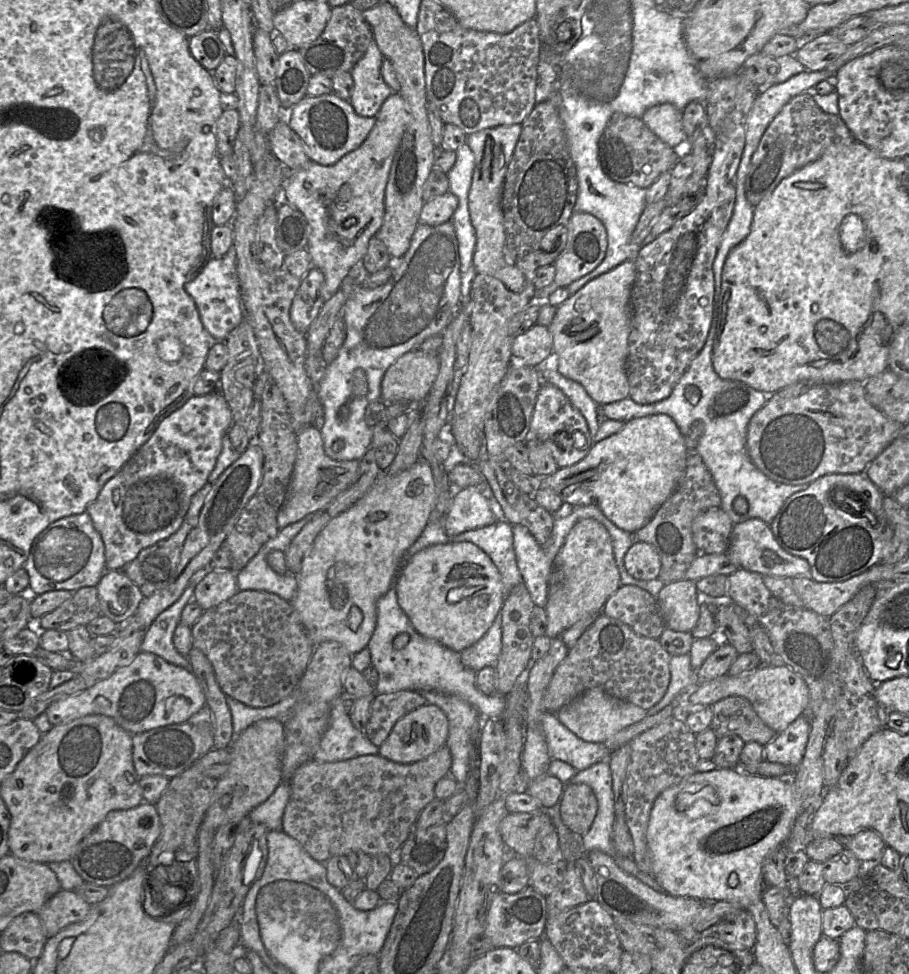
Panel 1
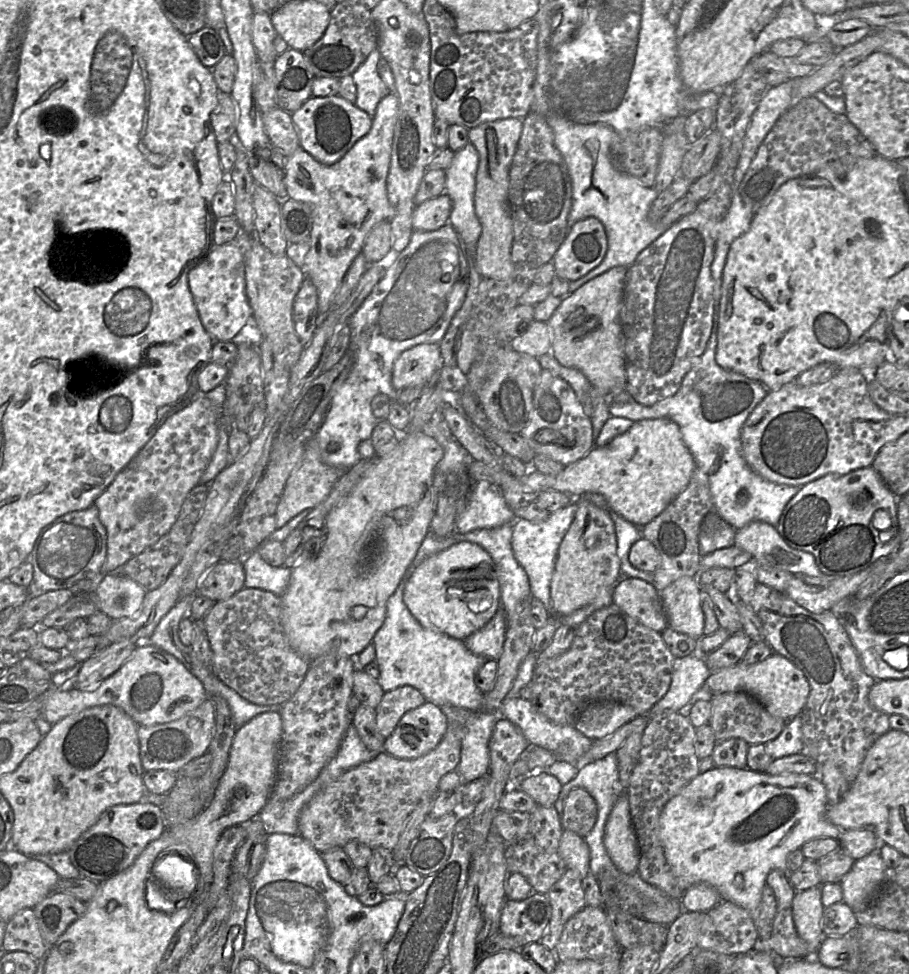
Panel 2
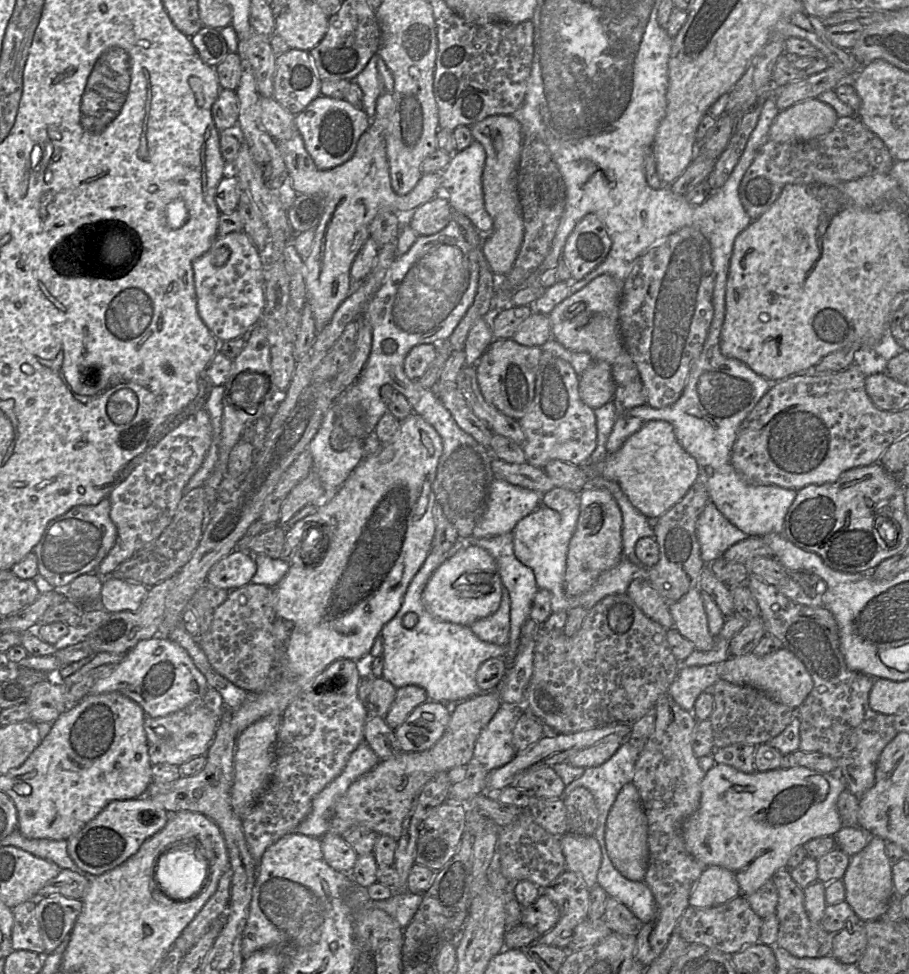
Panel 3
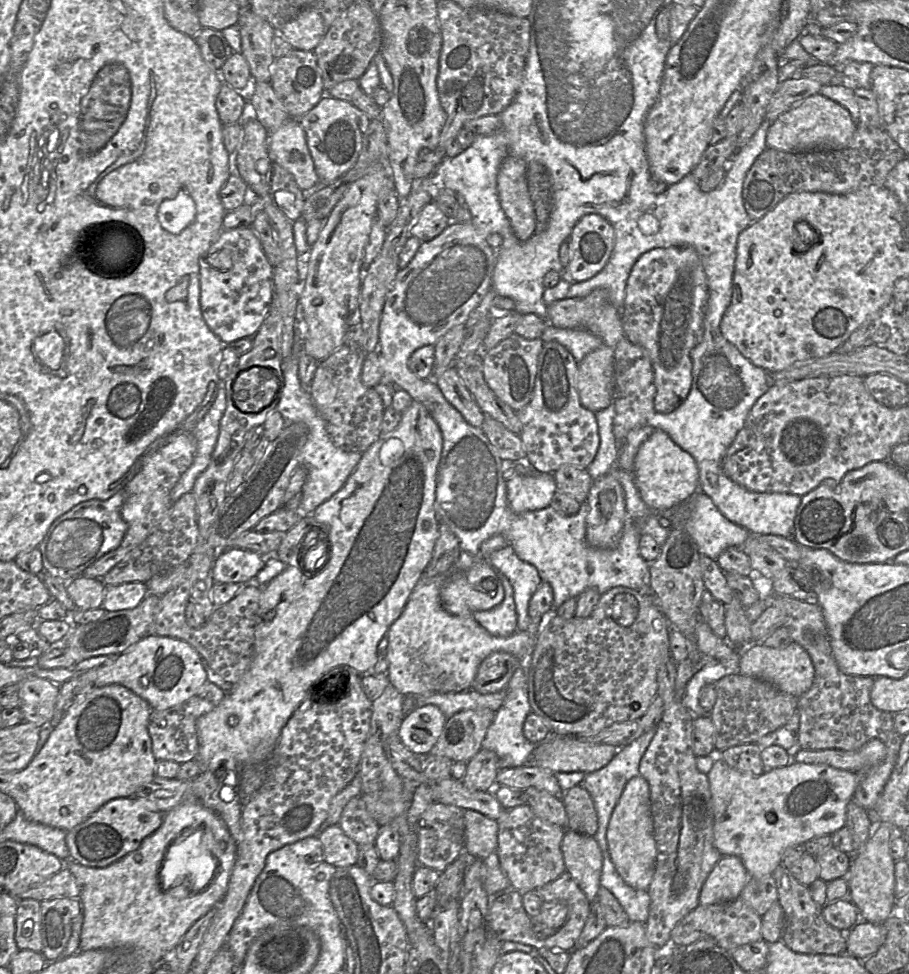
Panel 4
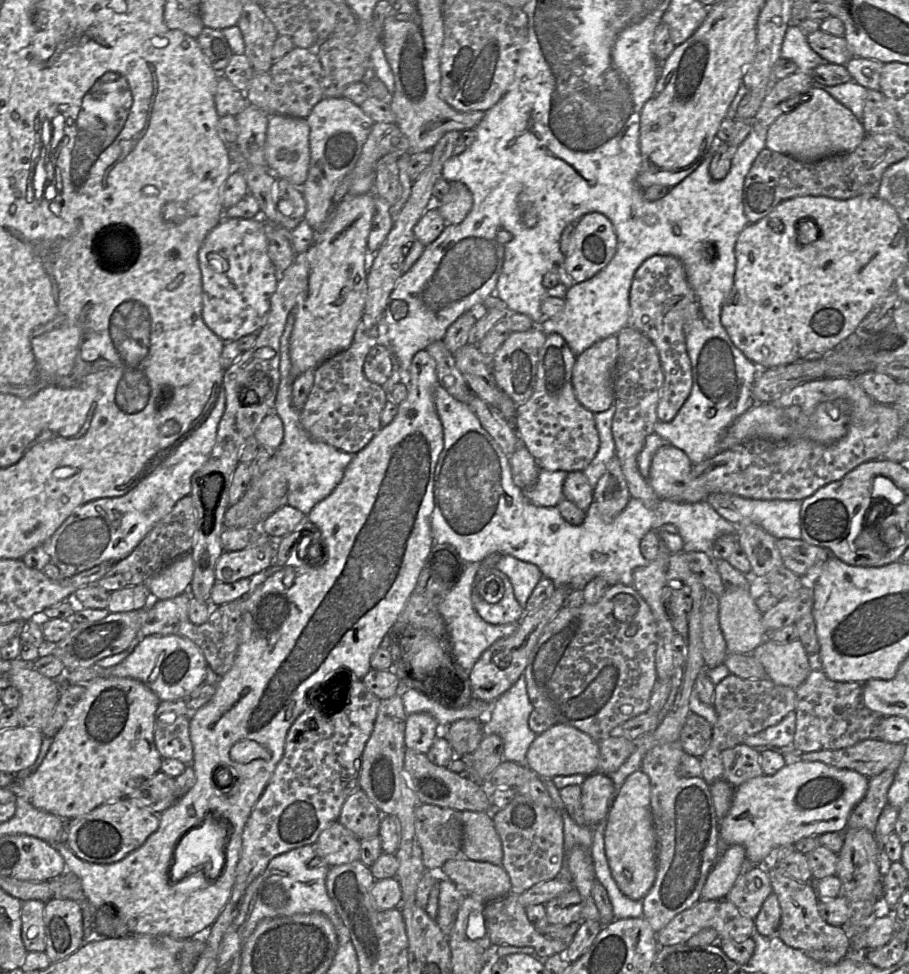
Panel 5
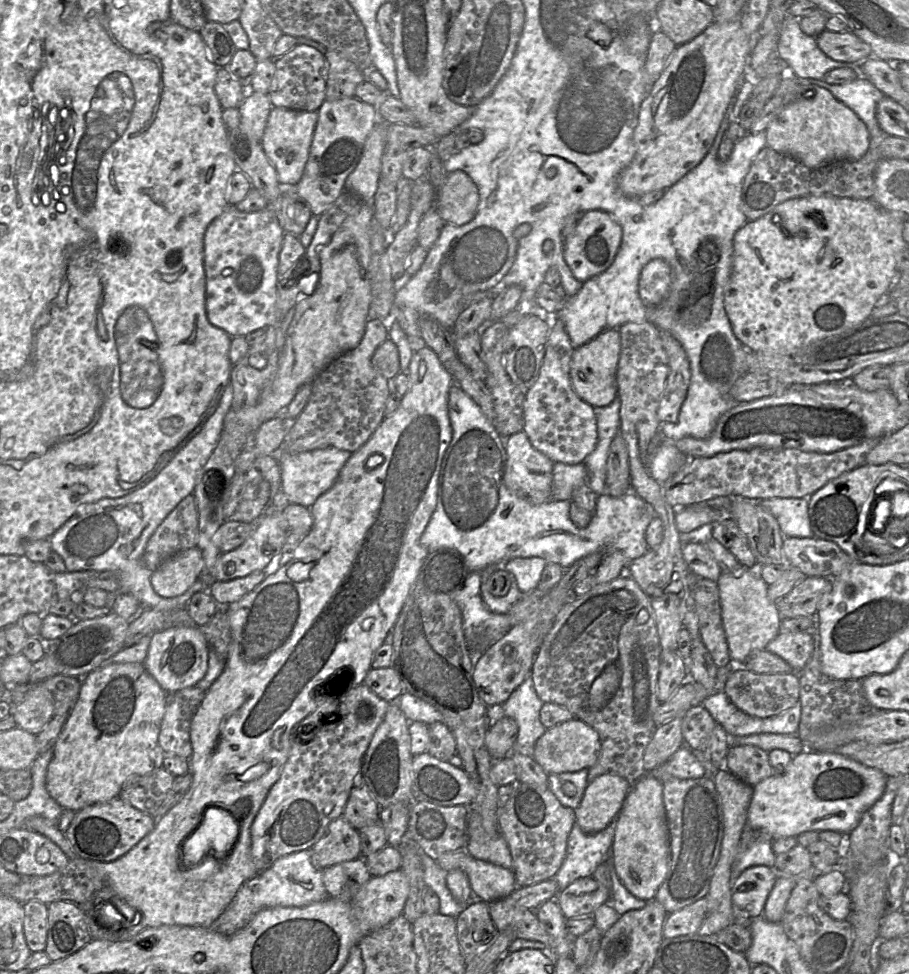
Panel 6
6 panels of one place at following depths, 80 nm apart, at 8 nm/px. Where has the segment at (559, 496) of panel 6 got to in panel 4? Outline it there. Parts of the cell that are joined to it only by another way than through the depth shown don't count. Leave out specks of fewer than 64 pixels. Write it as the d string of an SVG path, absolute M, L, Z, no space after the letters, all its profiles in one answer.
M506 465L507 500L515 513L534 511L550 506L553 495L557 491L553 473L529 472L520 473L507 470Z

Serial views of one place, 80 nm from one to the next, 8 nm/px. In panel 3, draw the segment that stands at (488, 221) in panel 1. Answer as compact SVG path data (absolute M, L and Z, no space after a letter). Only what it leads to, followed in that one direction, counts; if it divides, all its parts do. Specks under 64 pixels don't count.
M493 115L471 126L471 134L486 153L482 172L484 206L493 220L493 230L483 241L482 252L496 276L505 276L516 259L524 236L522 210L517 189L518 166L522 149L522 129L511 115Z

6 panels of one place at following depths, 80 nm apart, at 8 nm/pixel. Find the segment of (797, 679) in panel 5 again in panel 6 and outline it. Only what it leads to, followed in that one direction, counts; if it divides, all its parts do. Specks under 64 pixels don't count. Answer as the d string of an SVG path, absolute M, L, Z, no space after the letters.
M786 632L779 633L767 644L765 650L784 659L792 672L800 673L809 661L813 647L813 636L809 632Z

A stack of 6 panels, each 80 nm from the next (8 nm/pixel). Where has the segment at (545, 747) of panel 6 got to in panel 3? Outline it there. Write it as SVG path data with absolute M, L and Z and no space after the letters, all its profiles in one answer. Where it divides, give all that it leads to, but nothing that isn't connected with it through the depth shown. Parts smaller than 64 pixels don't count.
M609 735L598 743L572 754L567 762L582 768L600 766L616 753L623 742L617 735Z

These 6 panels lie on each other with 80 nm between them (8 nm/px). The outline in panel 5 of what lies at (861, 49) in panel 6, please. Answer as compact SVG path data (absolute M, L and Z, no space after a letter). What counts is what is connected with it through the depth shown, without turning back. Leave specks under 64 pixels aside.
M817 30L807 35L807 41L810 47L829 64L846 65L854 58L845 36L837 37Z

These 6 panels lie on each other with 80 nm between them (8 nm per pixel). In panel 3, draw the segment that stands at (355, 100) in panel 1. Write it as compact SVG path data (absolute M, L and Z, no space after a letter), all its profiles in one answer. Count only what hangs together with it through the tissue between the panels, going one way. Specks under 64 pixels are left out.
M374 54L364 69L354 78L363 93L362 109L372 119L376 110L376 101L384 92L382 80L377 70L378 54Z

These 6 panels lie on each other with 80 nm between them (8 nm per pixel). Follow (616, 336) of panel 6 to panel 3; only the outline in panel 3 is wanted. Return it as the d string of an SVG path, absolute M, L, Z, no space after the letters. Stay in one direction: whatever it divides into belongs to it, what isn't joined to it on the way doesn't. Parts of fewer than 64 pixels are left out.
M594 361L578 376L578 391L581 400L591 409L596 409L614 396L612 367L604 361Z

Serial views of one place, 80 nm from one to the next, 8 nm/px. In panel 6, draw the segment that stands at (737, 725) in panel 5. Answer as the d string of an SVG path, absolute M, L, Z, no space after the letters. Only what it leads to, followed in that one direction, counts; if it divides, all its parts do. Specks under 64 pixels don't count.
M738 667L726 678L723 692L741 711L755 717L767 718L779 715L799 700L799 675L794 672L758 674L744 667Z

